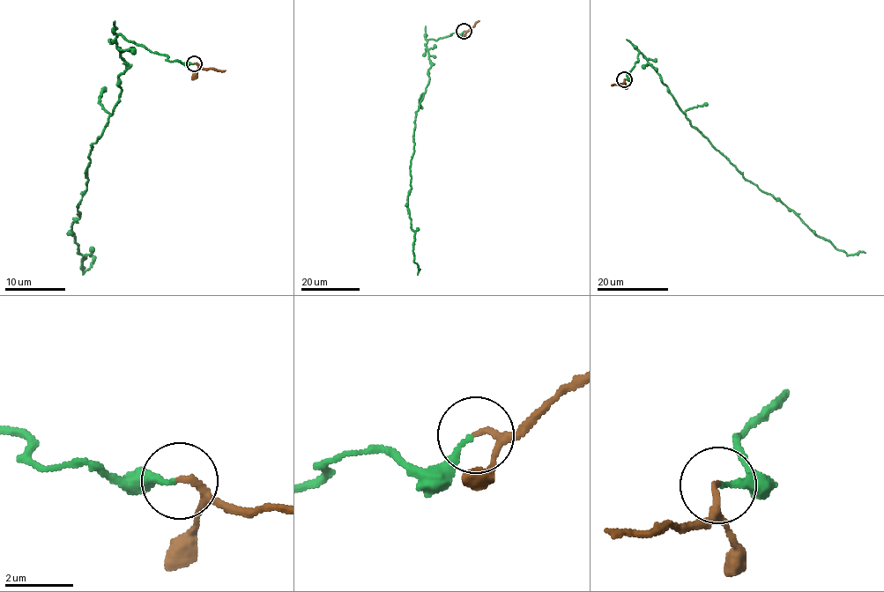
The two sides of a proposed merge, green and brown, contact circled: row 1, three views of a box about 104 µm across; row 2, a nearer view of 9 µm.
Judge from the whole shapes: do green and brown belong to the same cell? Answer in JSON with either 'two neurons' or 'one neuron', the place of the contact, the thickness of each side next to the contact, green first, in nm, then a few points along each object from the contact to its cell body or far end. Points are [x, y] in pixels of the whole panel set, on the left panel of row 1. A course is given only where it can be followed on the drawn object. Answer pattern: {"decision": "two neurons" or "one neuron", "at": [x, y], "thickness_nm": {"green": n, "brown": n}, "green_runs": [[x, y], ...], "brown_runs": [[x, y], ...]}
{"decision": "one neuron", "at": [194, 63], "thickness_nm": {"green": 160, "brown": 120}, "green_runs": [[193, 63], [115, 38], [126, 64], [121, 97], [92, 146], [70, 230], [85, 255], [84, 271], [91, 256]], "brown_runs": [[195, 63], [225, 70]]}

